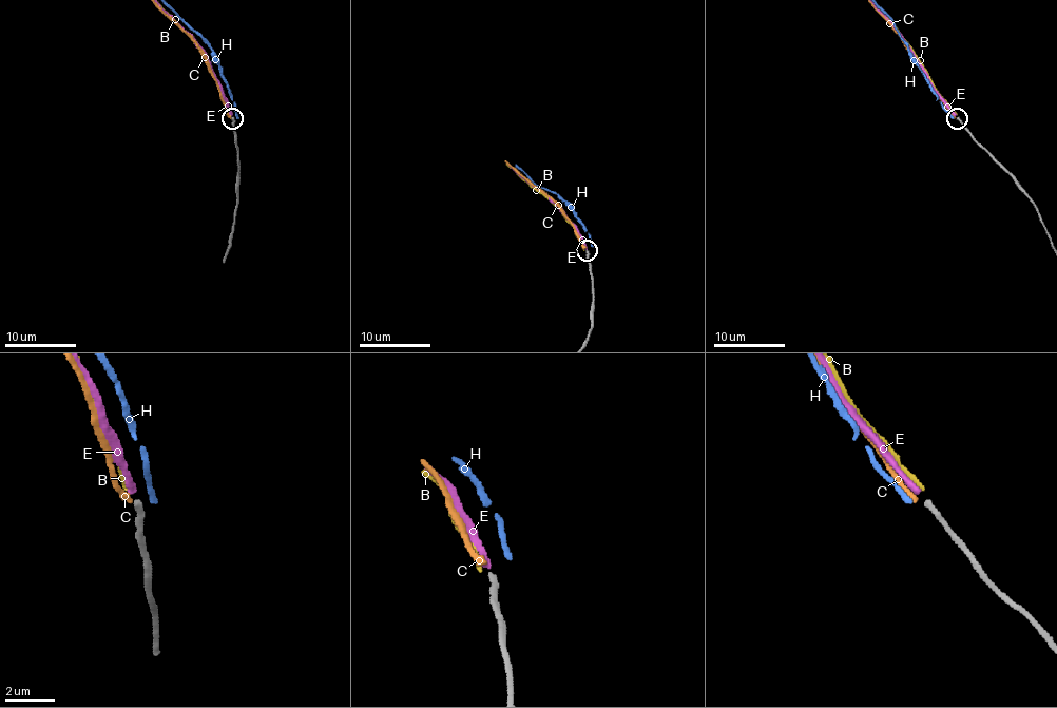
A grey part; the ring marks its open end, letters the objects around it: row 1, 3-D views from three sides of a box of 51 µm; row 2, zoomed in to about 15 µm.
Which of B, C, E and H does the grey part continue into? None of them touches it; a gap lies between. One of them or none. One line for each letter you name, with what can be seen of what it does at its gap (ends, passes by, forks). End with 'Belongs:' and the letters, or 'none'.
E: it ends there
Belongs: E

